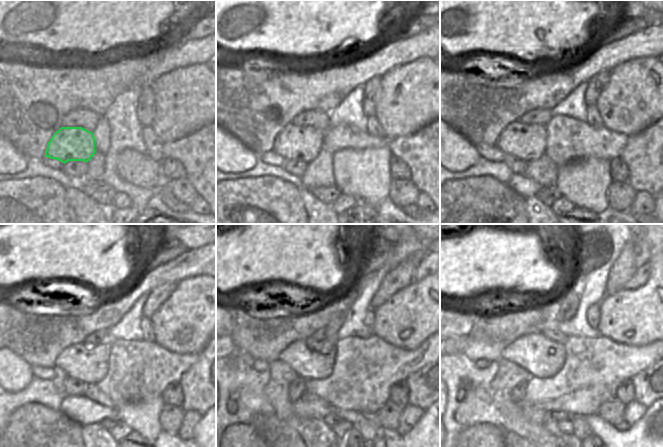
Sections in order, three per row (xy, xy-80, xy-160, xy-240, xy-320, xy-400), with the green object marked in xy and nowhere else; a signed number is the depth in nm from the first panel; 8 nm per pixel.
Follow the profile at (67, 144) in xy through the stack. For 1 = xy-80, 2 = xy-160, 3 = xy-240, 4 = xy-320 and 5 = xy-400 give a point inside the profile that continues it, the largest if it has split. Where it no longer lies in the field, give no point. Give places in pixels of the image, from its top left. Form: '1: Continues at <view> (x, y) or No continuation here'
1: Continues at xy-80 (299, 143)
2: Continues at xy-160 (528, 142)
3: Continues at xy-240 (90, 366)
4: Continues at xy-320 (310, 359)
5: Continues at xy-400 (541, 357).

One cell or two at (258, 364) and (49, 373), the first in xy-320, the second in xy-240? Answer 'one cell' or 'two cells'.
one cell

